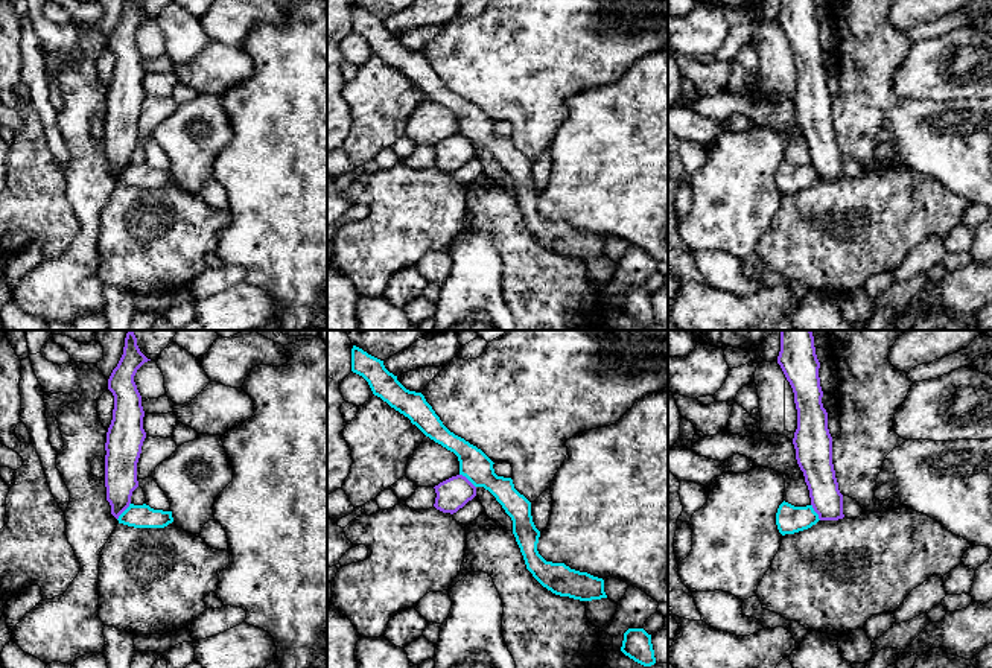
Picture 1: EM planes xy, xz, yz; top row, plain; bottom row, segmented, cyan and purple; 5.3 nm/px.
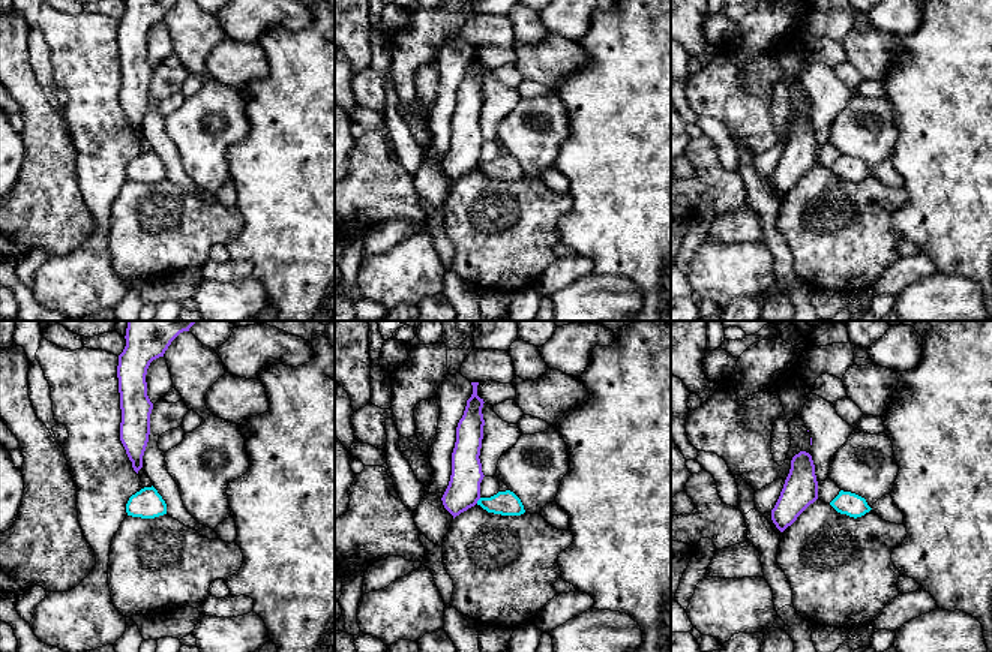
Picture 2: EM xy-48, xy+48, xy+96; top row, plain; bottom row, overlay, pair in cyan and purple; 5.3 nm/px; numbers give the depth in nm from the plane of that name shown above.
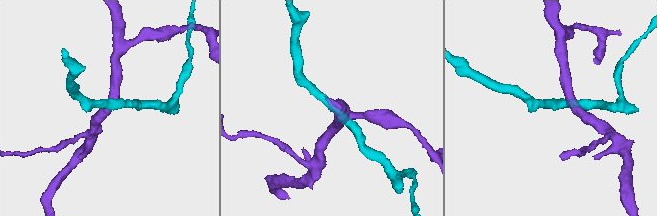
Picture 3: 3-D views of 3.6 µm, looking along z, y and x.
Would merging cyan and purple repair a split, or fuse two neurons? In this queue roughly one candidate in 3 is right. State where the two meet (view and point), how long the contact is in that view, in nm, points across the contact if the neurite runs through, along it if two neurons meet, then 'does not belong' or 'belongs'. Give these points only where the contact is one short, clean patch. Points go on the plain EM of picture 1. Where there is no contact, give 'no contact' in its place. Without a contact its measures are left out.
xy (124, 171) | 120 nm | along xy (130, 162), (117, 178) | does not belong

